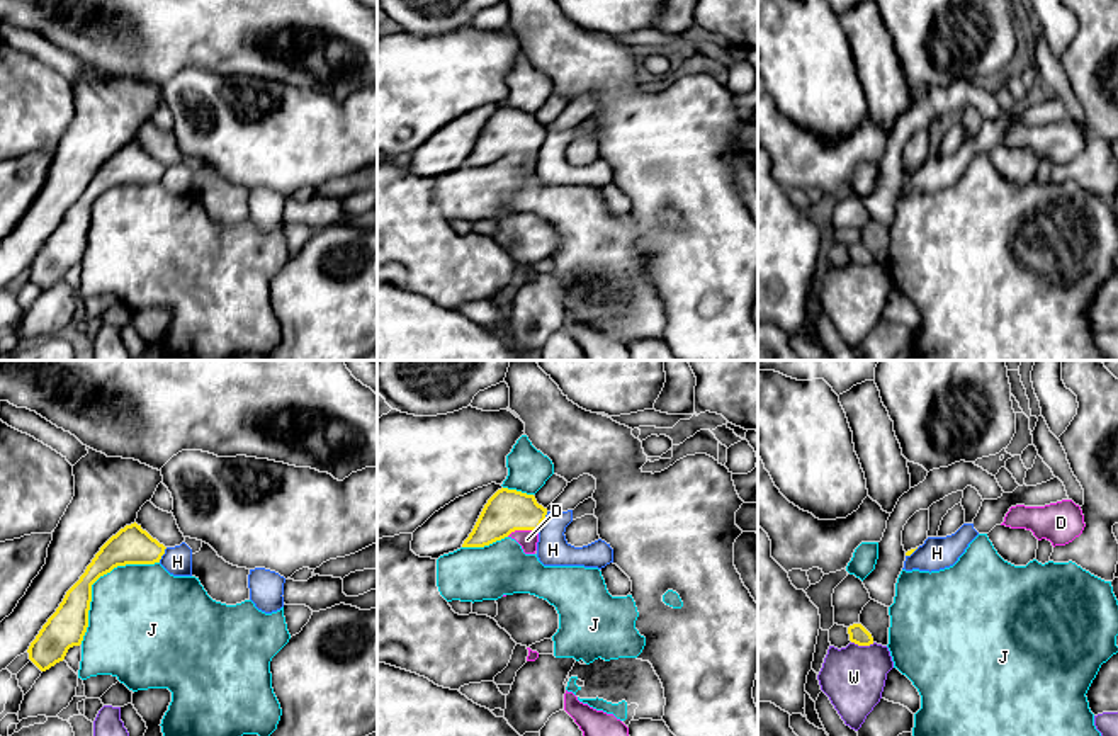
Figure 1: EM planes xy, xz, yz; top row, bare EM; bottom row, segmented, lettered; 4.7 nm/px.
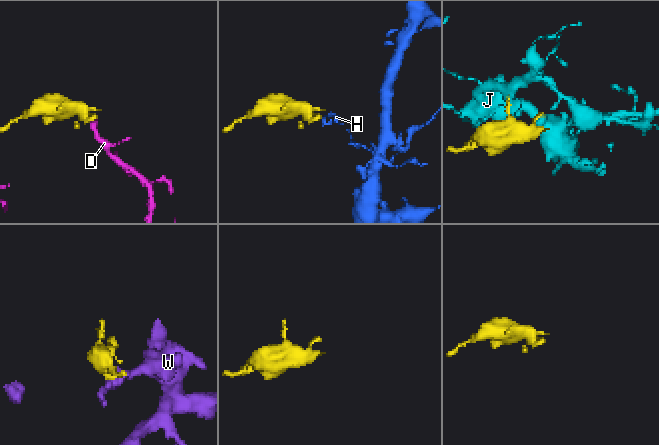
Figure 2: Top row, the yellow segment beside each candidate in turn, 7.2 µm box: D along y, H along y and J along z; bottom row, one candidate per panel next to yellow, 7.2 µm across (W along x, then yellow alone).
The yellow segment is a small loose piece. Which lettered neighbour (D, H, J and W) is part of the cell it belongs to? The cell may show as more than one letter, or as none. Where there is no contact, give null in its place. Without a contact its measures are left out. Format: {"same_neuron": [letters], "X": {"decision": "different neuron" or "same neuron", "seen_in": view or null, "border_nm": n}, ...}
{"same_neuron": ["D"], "D": {"decision": "same neuron", "seen_in": "xz", "border_nm": 160}, "H": {"decision": "different neuron", "seen_in": "xz", "border_nm": 100}, "J": {"decision": "different neuron", "seen_in": "xy", "border_nm": 550}, "W": {"decision": "different neuron", "seen_in": "yz", "border_nm": 110}}

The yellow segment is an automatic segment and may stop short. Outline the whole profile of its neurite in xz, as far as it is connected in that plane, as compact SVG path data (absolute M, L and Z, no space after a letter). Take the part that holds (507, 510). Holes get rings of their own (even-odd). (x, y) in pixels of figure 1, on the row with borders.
M501 488L484 505L462 547L484 547L511 537L525 554L535 554L545 515L547 508L539 505L534 495Z

